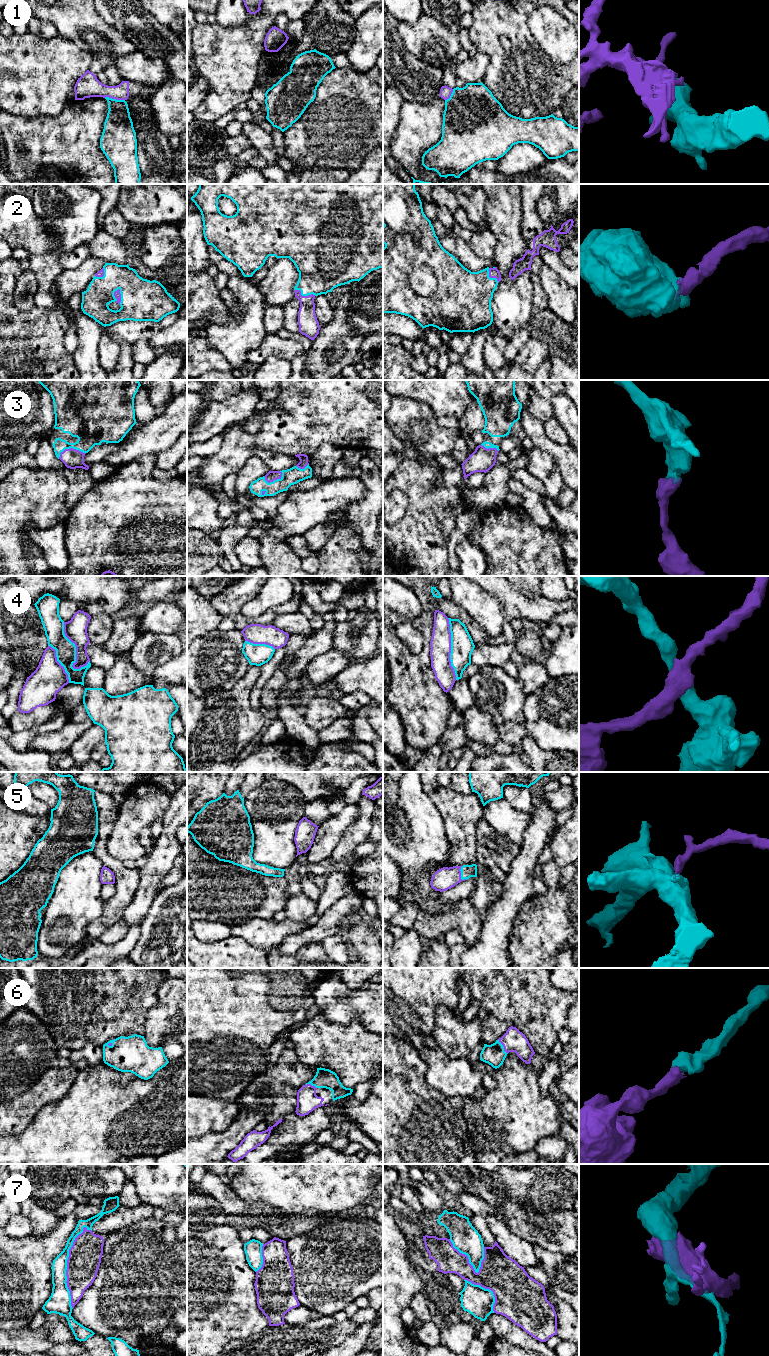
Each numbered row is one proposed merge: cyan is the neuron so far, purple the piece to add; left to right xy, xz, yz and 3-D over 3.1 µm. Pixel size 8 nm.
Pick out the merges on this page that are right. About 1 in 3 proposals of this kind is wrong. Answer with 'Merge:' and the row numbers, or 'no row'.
Merge: 2, 3, 5, 6

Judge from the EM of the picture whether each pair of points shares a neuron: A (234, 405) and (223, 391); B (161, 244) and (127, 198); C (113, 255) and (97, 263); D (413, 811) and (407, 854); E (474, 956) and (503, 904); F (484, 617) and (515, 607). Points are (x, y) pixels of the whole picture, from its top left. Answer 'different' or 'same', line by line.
A: different
B: different
C: different
D: same
E: same
F: different

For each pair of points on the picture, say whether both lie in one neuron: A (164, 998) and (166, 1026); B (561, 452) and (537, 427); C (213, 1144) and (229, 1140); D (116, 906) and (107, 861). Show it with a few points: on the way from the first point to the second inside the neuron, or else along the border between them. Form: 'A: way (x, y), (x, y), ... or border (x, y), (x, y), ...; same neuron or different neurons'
A: way (166, 1005), (166, 1019); same neuron
B: way (554, 448), (538, 434); same neuron
C: way (217, 1144), (225, 1142); same neuron
D: way (121, 895), (121, 877), (118, 871); same neuron

